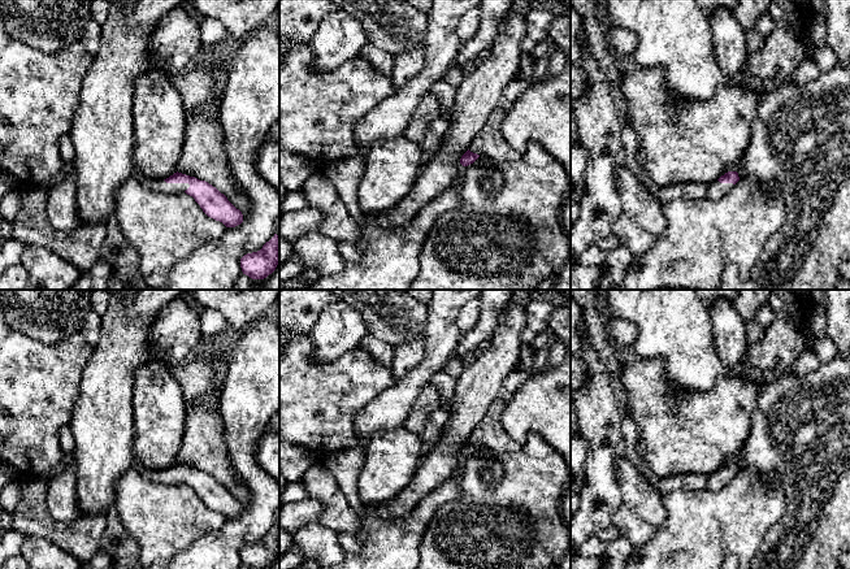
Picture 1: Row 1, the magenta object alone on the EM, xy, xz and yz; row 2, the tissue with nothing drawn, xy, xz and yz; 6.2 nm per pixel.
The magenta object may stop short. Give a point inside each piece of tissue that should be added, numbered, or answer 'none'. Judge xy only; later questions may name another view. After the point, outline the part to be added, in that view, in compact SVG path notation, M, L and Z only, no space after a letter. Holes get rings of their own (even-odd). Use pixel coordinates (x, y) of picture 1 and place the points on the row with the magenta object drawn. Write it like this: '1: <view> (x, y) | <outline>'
1: xy (160, 186) | M135 166L133 177L135 177L143 184L144 188L159 194L186 194L185 191L190 187L188 183L166 183L164 179L152 179L144 177Z

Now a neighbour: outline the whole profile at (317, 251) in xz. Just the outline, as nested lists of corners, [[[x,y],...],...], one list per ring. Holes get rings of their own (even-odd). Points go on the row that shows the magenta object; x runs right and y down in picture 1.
[[[308,231],[292,243],[295,253],[303,264],[303,273],[316,269],[318,277],[341,272],[344,266],[338,243],[321,231]]]

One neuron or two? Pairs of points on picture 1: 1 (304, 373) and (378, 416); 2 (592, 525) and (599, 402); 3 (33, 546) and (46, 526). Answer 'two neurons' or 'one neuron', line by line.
1: two neurons
2: one neuron
3: two neurons

